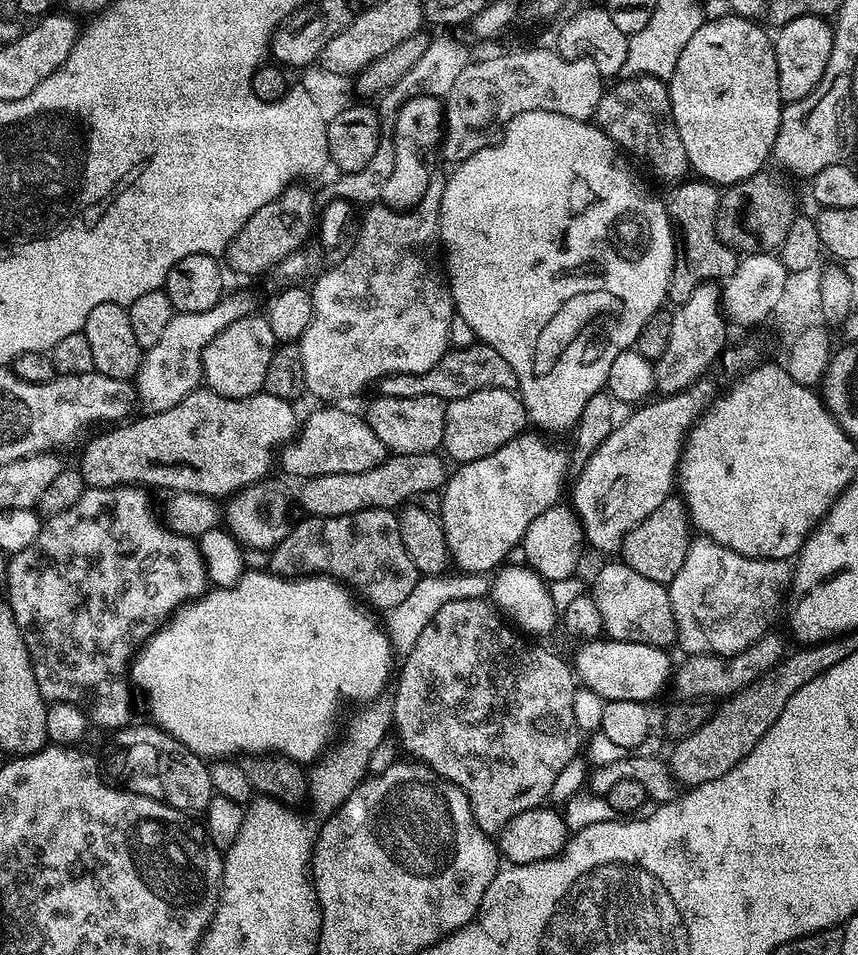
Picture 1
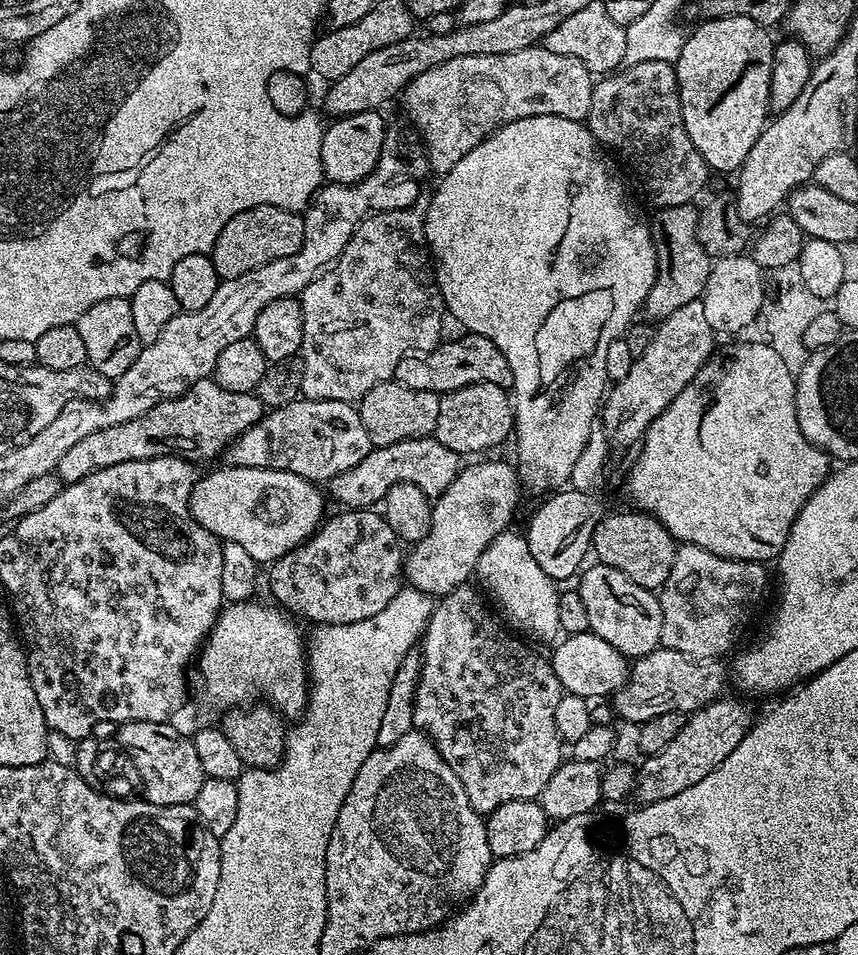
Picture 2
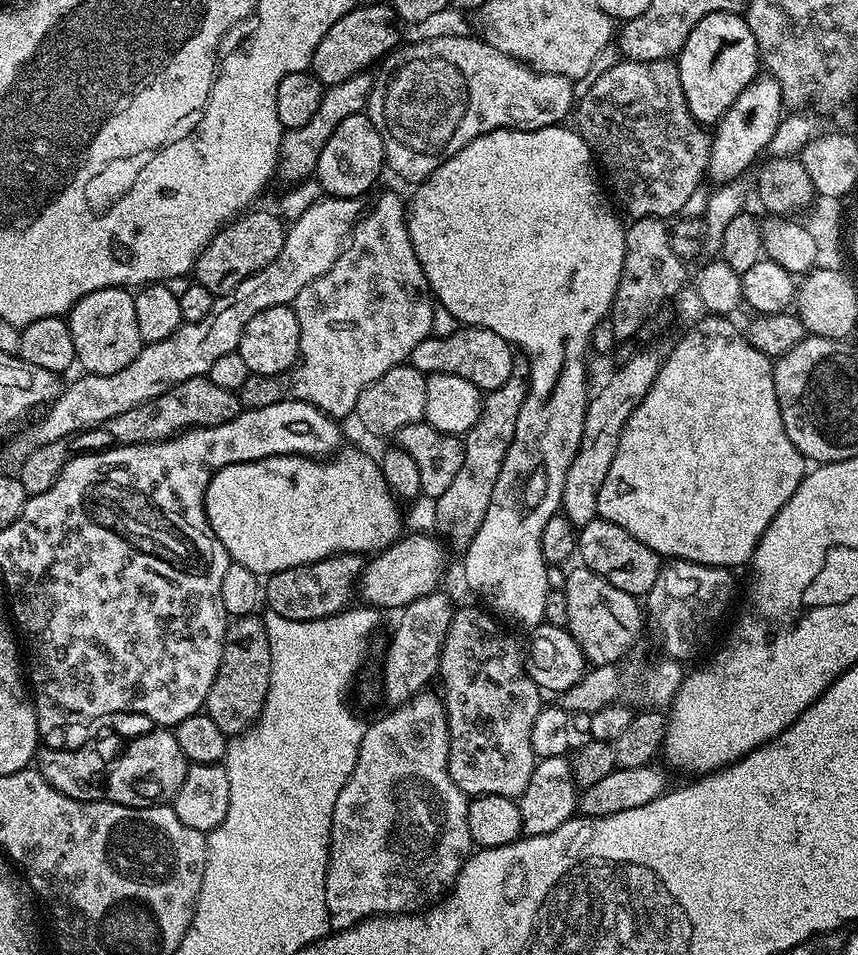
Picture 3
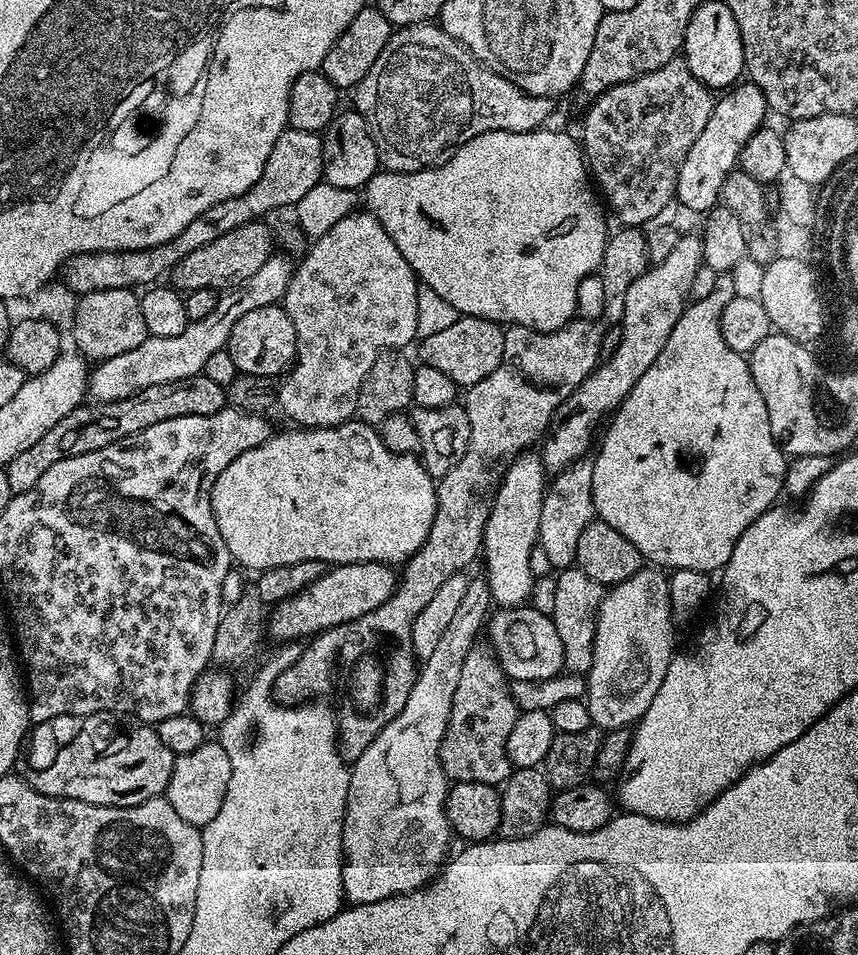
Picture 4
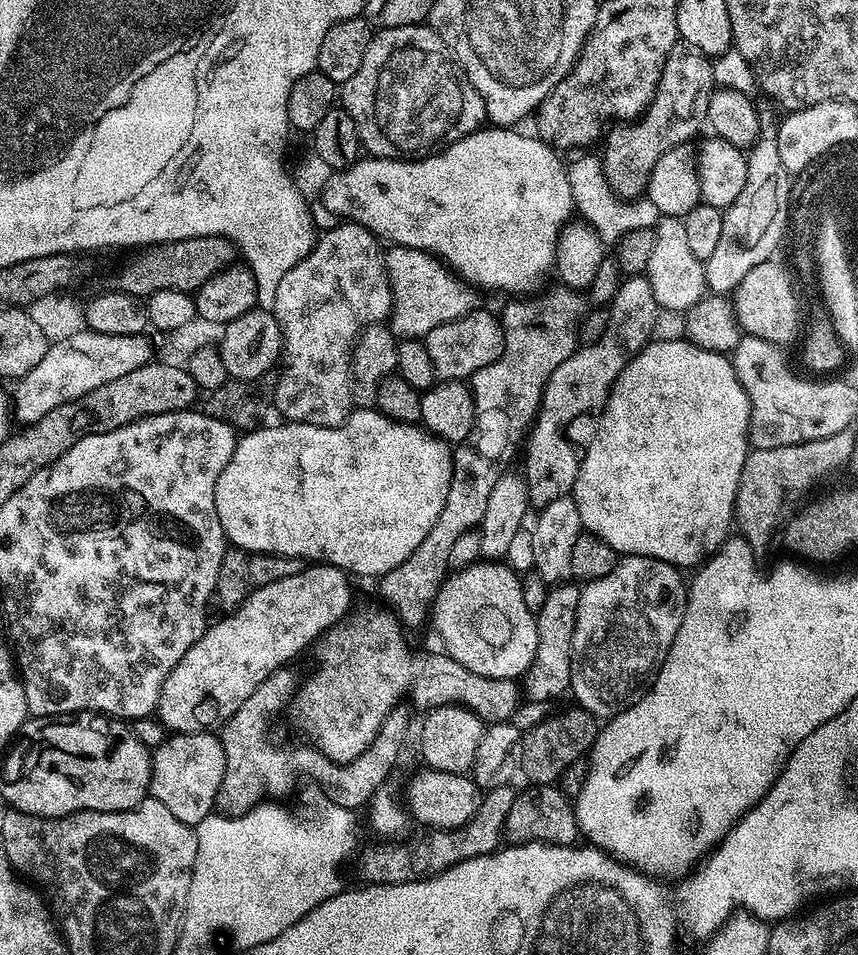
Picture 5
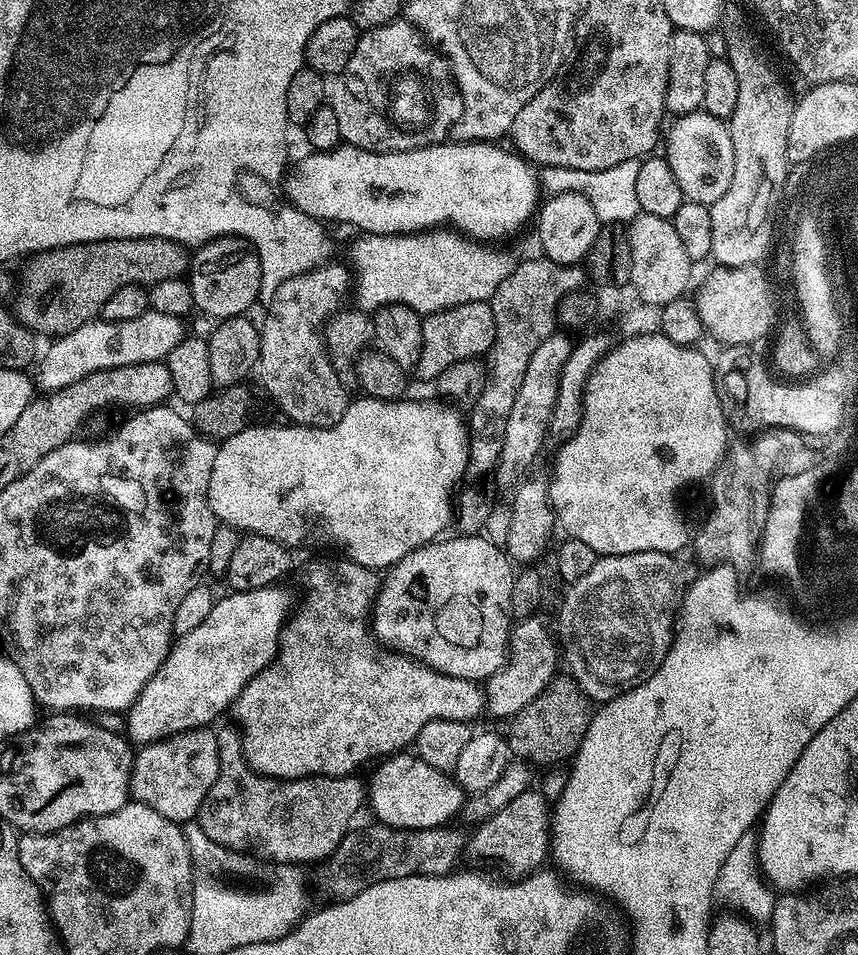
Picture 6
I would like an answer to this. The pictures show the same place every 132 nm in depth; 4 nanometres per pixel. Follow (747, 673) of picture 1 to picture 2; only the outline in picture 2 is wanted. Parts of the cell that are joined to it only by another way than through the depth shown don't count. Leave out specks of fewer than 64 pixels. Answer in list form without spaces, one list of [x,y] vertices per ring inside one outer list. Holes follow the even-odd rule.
[[[658,647],[650,654],[635,657],[628,669],[628,680],[611,697],[610,704],[615,715],[624,720],[629,720],[633,726],[639,726],[650,722],[650,718],[658,718],[658,714],[670,714],[682,712],[695,714],[699,708],[704,708],[721,695],[724,688],[724,668],[719,659],[696,660],[692,656],[682,654],[678,650],[670,650],[666,647]]]

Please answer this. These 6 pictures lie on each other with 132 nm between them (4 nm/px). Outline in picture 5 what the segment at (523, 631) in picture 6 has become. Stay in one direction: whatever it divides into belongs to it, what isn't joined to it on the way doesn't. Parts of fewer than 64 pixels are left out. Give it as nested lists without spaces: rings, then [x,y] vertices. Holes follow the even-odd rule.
[[[561,582],[549,587],[544,605],[536,613],[538,626],[538,650],[534,662],[523,677],[522,686],[534,700],[552,700],[555,696],[567,693],[572,686],[572,639],[576,622],[576,607],[581,585],[576,582]]]

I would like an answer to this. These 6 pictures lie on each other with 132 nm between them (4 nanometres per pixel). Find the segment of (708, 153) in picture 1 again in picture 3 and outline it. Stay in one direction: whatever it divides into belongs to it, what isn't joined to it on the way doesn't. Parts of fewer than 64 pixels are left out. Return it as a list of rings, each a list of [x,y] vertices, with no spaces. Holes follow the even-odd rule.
[[[719,12],[702,18],[690,30],[690,38],[686,38],[678,54],[678,67],[690,114],[701,126],[715,125],[734,106],[738,94],[746,90],[761,67],[760,51],[747,19],[735,12]]]

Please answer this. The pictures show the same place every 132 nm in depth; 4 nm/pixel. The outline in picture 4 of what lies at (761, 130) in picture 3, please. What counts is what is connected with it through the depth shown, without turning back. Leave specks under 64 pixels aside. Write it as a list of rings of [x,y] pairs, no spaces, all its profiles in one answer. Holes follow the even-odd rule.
[[[751,82],[737,83],[721,96],[724,97],[713,103],[710,122],[706,122],[706,130],[698,134],[694,146],[690,146],[690,154],[686,154],[676,179],[675,199],[679,207],[699,214],[707,214],[721,203],[724,183],[728,175],[737,171],[744,144],[759,131],[765,123],[764,115],[770,112],[762,90]]]

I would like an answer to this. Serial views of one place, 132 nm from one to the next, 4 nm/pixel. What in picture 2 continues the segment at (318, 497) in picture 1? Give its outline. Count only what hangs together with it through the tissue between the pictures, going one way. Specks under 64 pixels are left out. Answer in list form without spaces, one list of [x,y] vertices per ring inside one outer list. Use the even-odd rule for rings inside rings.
[[[435,435],[410,438],[402,442],[394,442],[390,446],[373,447],[372,452],[366,454],[366,458],[362,458],[362,462],[358,462],[358,466],[350,466],[350,470],[335,476],[330,481],[330,488],[332,488],[333,498],[338,503],[344,504],[340,506],[348,510],[368,510],[379,505],[384,499],[386,490],[390,490],[390,486],[398,486],[398,482],[410,482],[414,486],[418,486],[418,490],[422,490],[422,494],[435,498],[441,496],[450,486],[450,482],[454,482],[454,478],[460,473],[462,467],[460,460],[462,460],[461,453],[450,450],[450,446],[442,446],[442,442],[438,442]]]

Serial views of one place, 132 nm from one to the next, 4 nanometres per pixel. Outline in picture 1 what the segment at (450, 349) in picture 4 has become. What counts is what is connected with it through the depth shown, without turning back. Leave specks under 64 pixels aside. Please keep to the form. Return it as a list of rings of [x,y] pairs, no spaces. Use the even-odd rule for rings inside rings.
[[[479,342],[465,348],[452,348],[440,359],[438,366],[434,366],[422,374],[399,372],[384,376],[378,382],[378,392],[381,396],[390,398],[436,396],[445,402],[466,398],[466,394],[474,394],[474,390],[486,390],[487,388],[516,392],[518,378],[514,374],[514,370],[510,370],[510,362],[506,362],[506,358],[502,358],[502,354],[498,354],[498,350],[494,350],[489,344]]]

